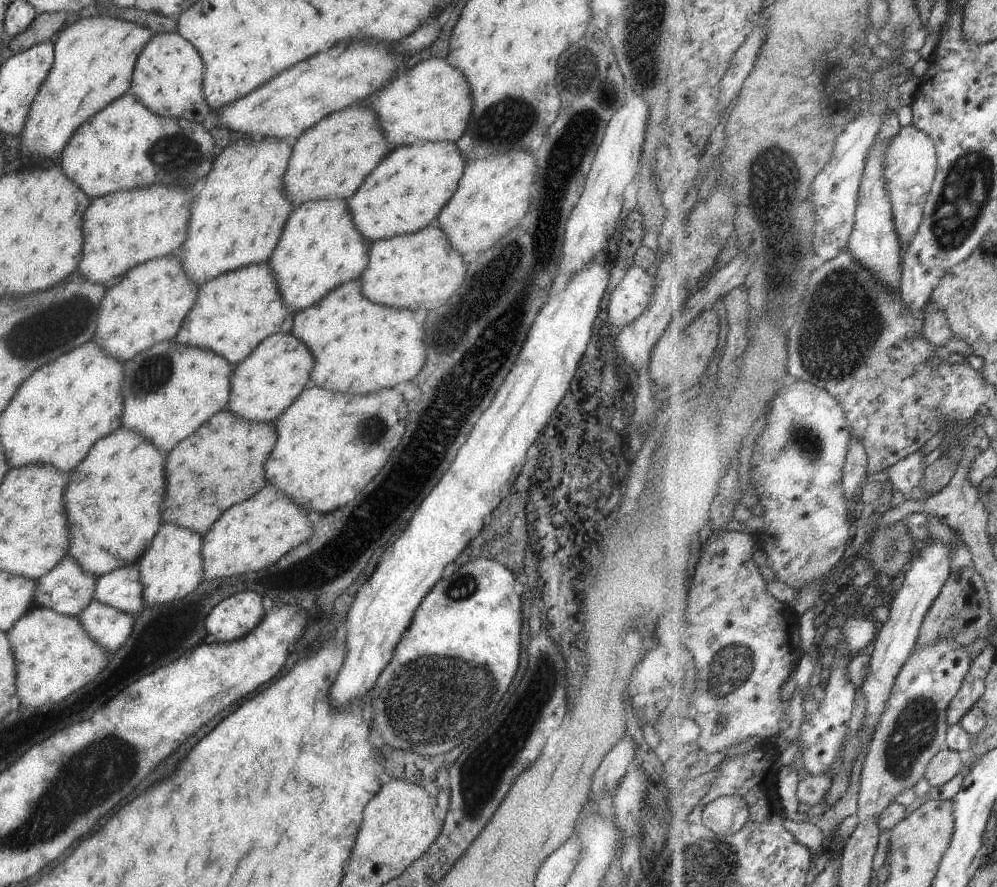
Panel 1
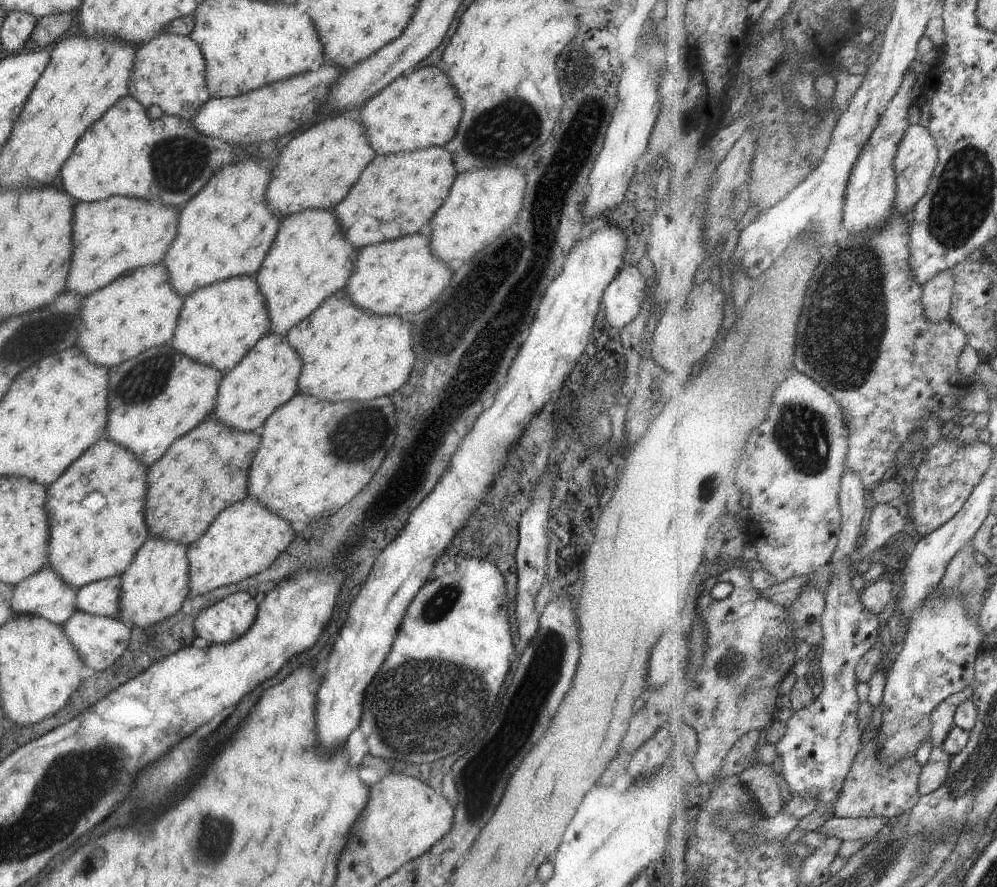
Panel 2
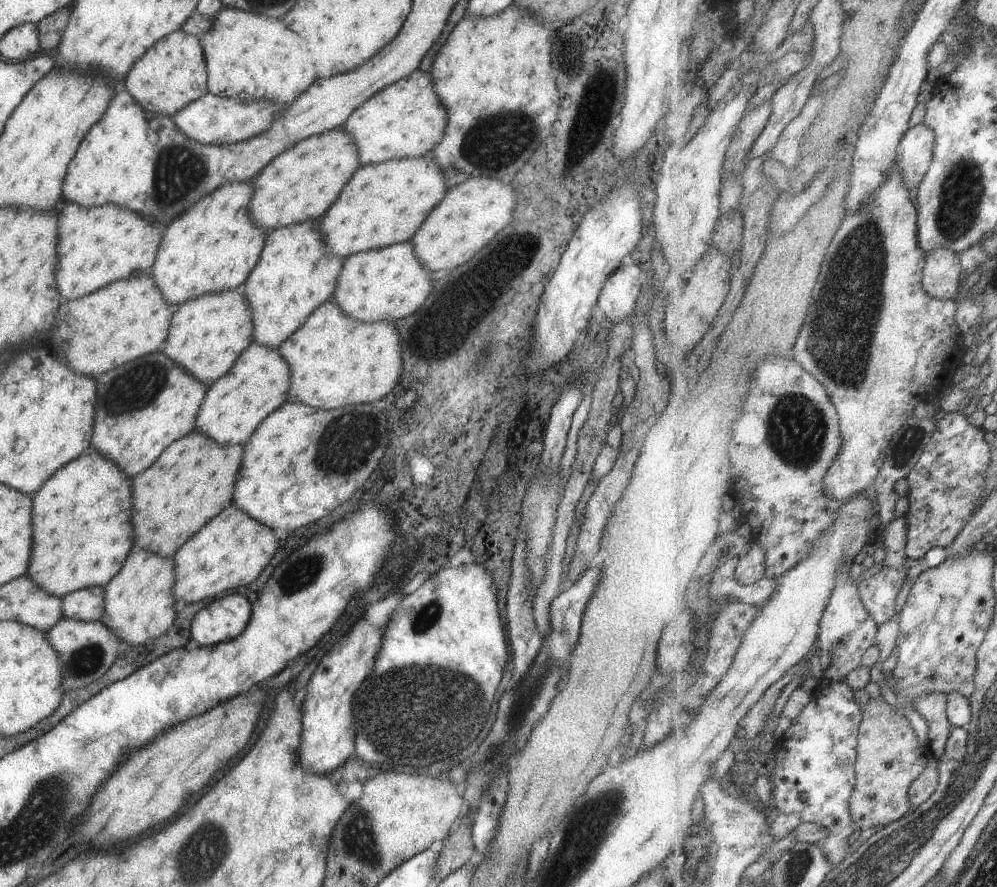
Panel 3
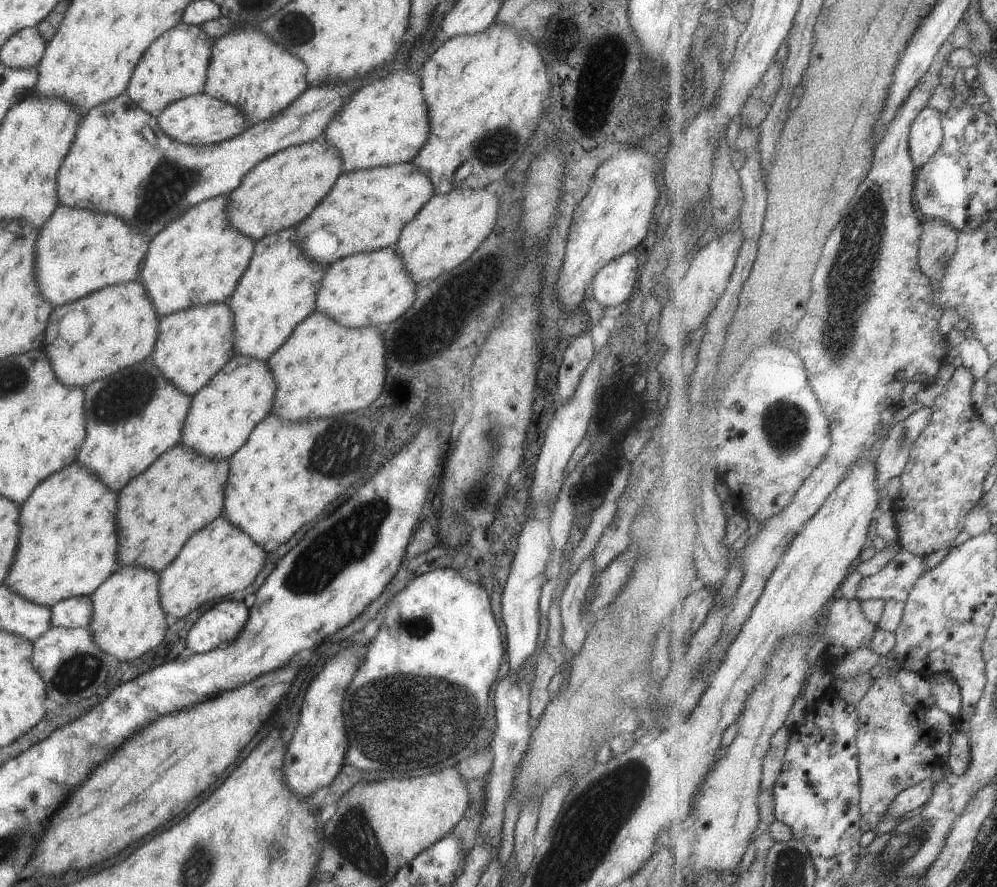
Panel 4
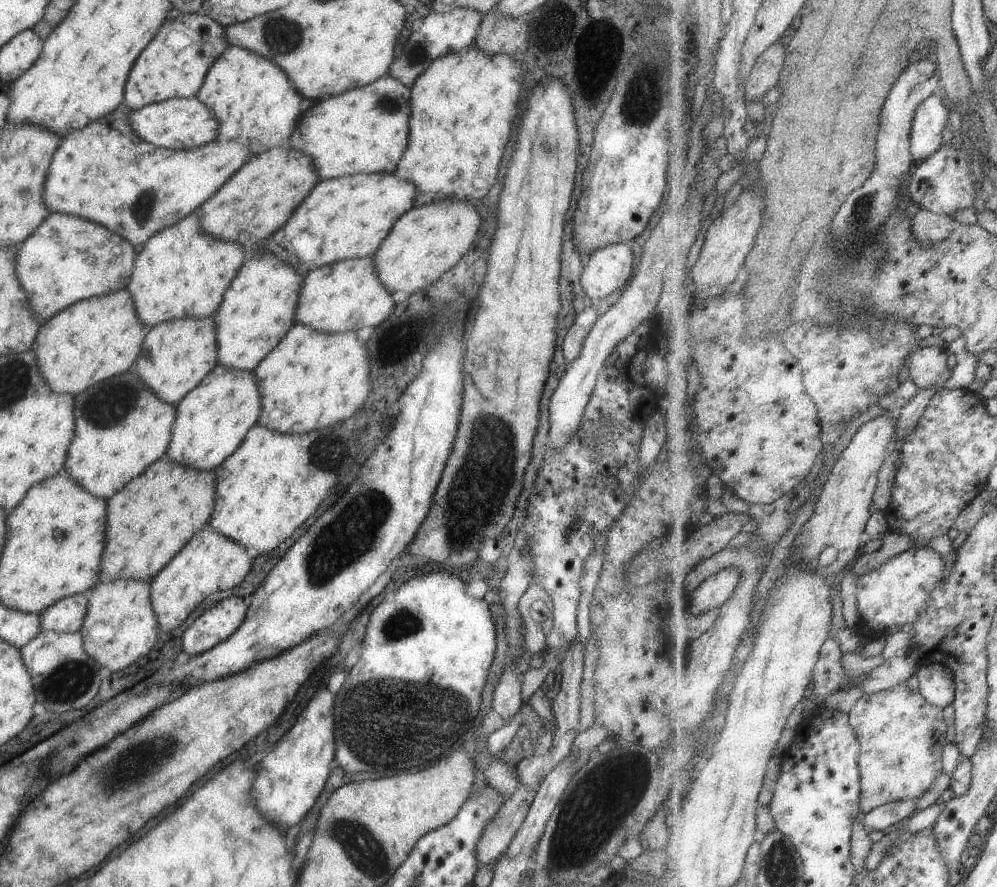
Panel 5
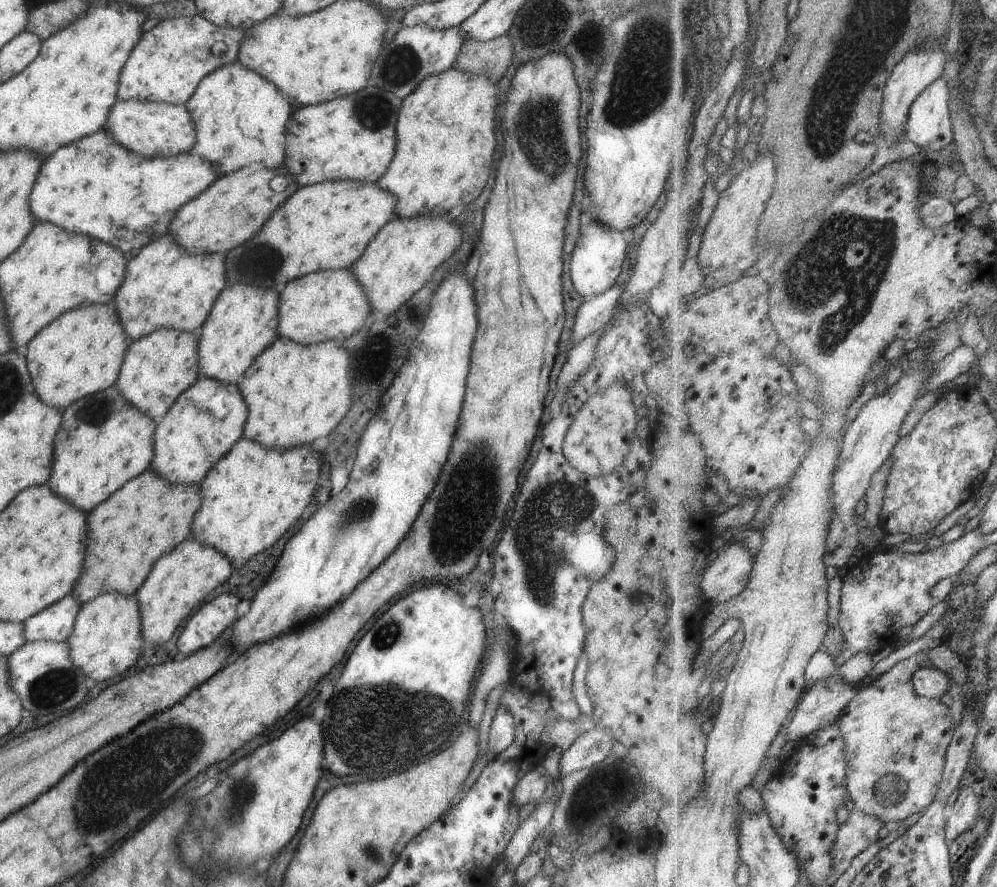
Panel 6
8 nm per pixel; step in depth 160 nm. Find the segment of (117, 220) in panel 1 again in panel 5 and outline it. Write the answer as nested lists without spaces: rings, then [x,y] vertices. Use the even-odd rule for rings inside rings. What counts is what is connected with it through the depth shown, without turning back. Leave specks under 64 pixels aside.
[[[49,213],[16,248],[15,274],[38,323],[81,299],[125,289],[138,249],[103,225]]]

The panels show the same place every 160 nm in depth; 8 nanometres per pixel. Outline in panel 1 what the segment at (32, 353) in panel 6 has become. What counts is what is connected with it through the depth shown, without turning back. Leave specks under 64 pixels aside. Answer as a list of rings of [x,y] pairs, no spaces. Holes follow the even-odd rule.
[[[175,253],[137,264],[105,290],[91,340],[119,362],[133,358],[156,343],[172,340],[193,306],[197,290],[198,286],[188,279]]]

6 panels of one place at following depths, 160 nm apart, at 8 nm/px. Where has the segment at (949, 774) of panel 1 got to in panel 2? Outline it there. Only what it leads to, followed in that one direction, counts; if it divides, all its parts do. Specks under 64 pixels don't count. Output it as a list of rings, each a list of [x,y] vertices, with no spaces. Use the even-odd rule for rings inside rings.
[[[933,748],[920,777],[919,794],[921,798],[939,790],[949,774],[952,756],[942,748]]]

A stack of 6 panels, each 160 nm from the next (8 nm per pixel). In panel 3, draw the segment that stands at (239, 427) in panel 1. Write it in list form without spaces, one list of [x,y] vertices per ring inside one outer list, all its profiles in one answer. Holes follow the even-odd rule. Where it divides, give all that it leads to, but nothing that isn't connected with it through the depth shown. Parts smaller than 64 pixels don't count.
[[[194,430],[171,442],[145,472],[133,478],[131,524],[135,532],[131,550],[141,548],[163,558],[172,558],[195,530],[229,506],[241,454],[243,444],[219,446]]]

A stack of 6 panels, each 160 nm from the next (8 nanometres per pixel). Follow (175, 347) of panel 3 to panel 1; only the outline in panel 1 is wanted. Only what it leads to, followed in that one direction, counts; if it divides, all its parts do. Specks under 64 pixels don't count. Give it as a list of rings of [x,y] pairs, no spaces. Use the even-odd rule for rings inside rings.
[[[260,261],[219,274],[198,286],[195,302],[185,314],[173,340],[183,346],[211,350],[235,367],[263,338],[274,333],[290,333],[289,320],[294,314],[281,302],[267,263]]]

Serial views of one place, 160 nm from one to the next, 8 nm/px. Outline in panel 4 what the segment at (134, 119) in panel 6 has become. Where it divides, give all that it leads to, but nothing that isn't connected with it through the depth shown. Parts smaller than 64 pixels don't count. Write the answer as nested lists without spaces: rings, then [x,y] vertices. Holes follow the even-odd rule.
[[[204,93],[179,98],[175,102],[167,104],[157,116],[155,122],[163,134],[167,134],[173,142],[193,145],[214,144],[227,138],[232,138],[243,132],[244,128],[250,128],[247,120],[243,122],[243,116],[235,106],[225,104],[221,100],[211,98]]]

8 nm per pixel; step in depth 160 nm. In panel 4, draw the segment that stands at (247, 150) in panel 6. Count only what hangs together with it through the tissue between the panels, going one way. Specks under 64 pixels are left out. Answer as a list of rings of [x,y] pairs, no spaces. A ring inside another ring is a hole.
[[[243,23],[241,28],[232,29],[213,40],[202,93],[235,106],[243,116],[243,122],[247,120],[249,124],[255,125],[275,116],[308,88],[305,84],[306,71],[307,68],[303,66],[303,62],[299,62],[295,56],[291,56],[289,52],[273,44],[261,30],[253,28],[249,23]]]

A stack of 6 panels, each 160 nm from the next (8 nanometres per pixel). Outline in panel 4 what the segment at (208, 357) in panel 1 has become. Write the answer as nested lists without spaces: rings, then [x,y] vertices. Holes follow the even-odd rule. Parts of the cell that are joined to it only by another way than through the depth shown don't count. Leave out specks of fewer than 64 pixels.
[[[147,358],[145,362],[137,362],[127,366],[107,378],[95,380],[85,388],[85,402],[83,402],[83,418],[85,418],[85,438],[81,442],[77,454],[77,466],[87,468],[101,484],[109,490],[121,490],[129,476],[141,474],[159,454],[167,448],[175,446],[181,438],[181,426],[191,402],[191,396],[175,390],[171,382],[167,382],[159,370],[155,370],[152,362]]]

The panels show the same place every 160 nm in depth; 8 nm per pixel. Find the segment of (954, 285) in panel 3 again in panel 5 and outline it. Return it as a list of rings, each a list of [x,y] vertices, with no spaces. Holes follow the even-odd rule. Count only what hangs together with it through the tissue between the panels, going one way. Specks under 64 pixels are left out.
[[[921,208],[912,219],[914,239],[926,247],[949,239],[957,227],[957,222],[949,215],[940,215],[933,211]]]

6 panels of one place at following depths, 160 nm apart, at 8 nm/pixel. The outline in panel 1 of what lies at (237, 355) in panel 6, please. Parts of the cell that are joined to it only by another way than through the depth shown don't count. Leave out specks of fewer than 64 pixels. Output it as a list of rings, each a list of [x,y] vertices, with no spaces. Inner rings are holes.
[[[343,200],[307,201],[297,206],[287,216],[275,248],[266,261],[267,268],[275,280],[281,302],[296,313],[319,302],[333,288],[357,279],[367,266],[369,242],[365,242],[355,230],[347,204]]]

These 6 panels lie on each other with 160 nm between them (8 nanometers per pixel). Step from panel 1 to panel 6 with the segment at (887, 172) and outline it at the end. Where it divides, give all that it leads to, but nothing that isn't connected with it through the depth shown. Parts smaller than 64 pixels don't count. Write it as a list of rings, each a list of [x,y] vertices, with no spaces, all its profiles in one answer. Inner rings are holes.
[[[945,76],[926,88],[918,100],[911,105],[910,116],[906,124],[905,137],[919,146],[927,156],[935,155],[954,140],[954,123],[951,121],[950,88]]]

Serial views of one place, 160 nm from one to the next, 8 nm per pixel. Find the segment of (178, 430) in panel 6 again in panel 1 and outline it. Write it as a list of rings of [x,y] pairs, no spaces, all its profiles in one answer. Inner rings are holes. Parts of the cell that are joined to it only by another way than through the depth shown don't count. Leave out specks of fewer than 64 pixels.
[[[274,333],[263,338],[255,349],[237,364],[229,382],[229,399],[225,410],[259,424],[273,422],[276,417],[309,385],[313,356],[290,333]]]

